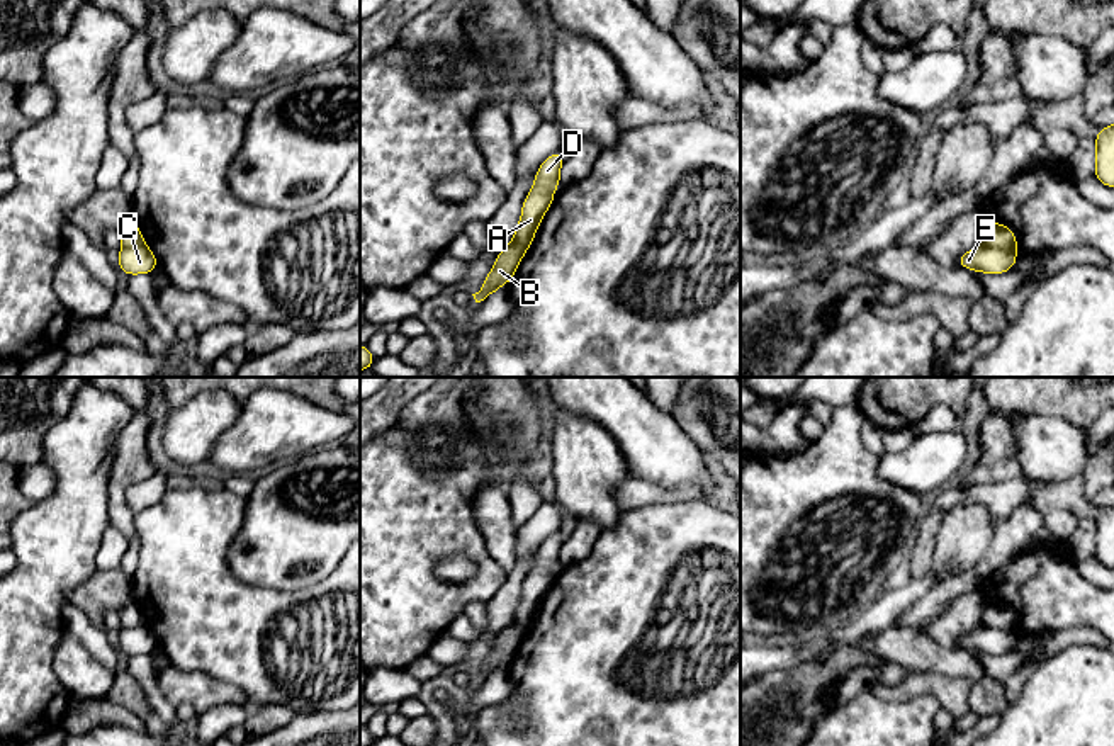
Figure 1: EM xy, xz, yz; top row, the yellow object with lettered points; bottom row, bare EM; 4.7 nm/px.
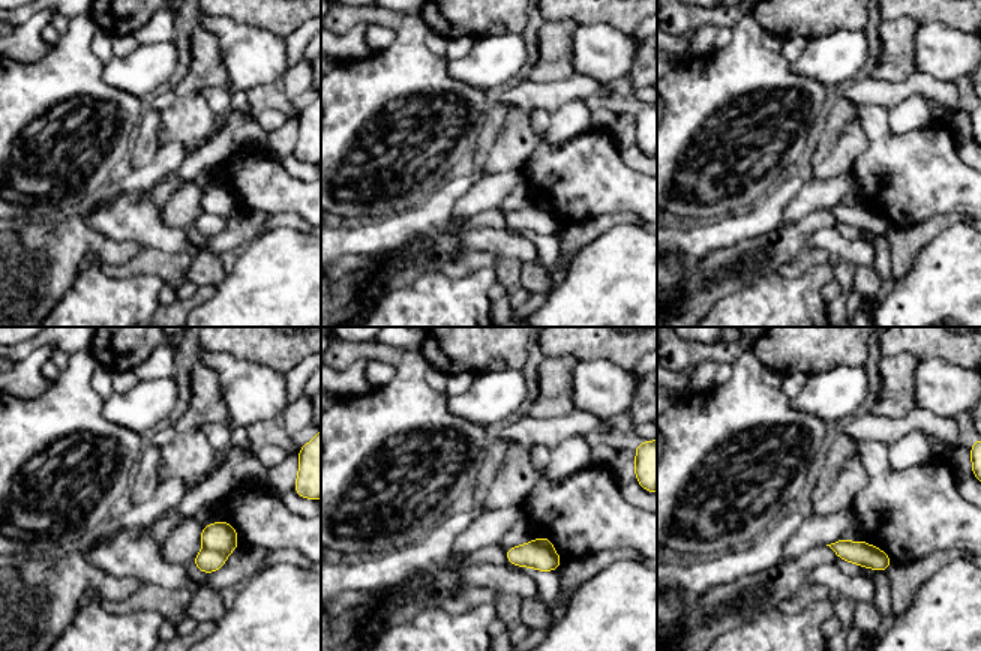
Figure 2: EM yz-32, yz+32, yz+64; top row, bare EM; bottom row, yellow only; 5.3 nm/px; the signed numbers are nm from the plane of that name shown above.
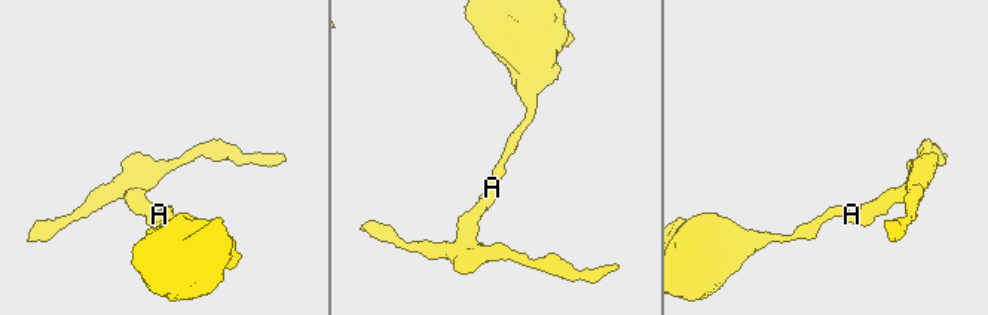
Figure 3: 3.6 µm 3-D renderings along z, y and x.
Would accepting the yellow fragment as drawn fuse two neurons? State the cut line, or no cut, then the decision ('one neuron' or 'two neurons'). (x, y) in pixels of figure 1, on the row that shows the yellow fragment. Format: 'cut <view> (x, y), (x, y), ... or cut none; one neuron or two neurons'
cut yz (984, 242), (1014, 252); two neurons

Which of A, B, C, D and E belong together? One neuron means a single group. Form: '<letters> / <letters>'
A C D E / B

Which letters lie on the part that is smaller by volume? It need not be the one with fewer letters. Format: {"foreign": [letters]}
{"foreign": ["B"]}

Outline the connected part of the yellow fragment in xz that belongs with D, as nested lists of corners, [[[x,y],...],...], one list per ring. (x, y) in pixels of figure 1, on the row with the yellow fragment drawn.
[[[557,150],[537,168],[535,184],[521,207],[520,224],[511,243],[508,245],[521,257],[530,248],[543,214],[555,199],[552,190],[562,184],[559,172],[564,160],[565,156]]]

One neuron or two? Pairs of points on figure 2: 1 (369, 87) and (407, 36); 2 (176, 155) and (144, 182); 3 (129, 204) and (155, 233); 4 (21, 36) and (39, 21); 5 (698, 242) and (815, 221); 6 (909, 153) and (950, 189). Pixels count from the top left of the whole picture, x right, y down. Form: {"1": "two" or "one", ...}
{"1": "one", "2": "one", "3": "one", "4": "one", "5": "two", "6": "one"}

